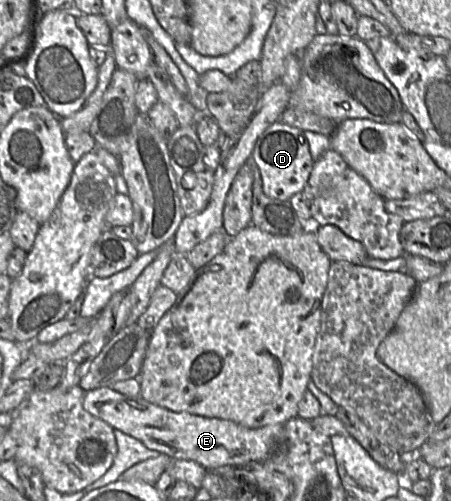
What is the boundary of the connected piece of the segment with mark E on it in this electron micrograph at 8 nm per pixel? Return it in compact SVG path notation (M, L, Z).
M111 387L85 392L82 404L91 415L113 429L138 439L148 449L172 459L195 461L206 470L226 465L241 466L253 461L263 462L283 443L285 437L285 424L247 428L231 420L173 412L149 403L140 395L129 397Z

